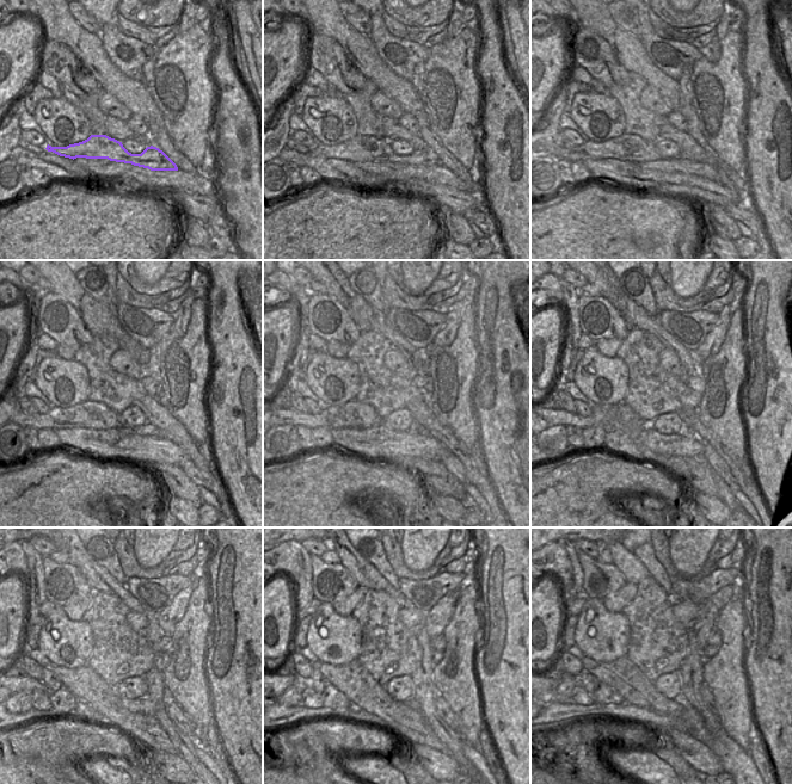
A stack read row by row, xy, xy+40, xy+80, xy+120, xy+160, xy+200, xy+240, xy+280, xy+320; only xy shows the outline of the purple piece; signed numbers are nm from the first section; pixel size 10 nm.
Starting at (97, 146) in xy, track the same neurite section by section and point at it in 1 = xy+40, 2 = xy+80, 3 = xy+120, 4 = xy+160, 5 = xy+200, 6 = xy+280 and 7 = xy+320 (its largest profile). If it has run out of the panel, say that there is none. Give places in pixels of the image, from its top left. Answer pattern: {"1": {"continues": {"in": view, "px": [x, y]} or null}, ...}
{"1": {"continues": {"in": "xy+40", "px": [363, 148]}}, "2": {"continues": {"in": "xy+80", "px": [632, 148]}}, "3": {"continues": {"in": "xy+120", "px": [93, 415]}}, "4": {"continues": {"in": "xy+160", "px": [354, 414]}}, "5": {"continues": {"in": "xy+200", "px": [601, 415]}}, "6": {"continues": {"in": "xy+280", "px": [287, 681]}}, "7": {"continues": {"in": "xy+320", "px": [554, 683]}}}

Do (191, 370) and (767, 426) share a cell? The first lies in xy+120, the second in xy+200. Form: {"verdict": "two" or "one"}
{"verdict": "two"}

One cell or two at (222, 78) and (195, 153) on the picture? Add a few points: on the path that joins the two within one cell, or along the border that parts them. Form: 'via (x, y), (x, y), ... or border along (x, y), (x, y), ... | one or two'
border along (209, 73), (215, 87), (216, 98) | two

